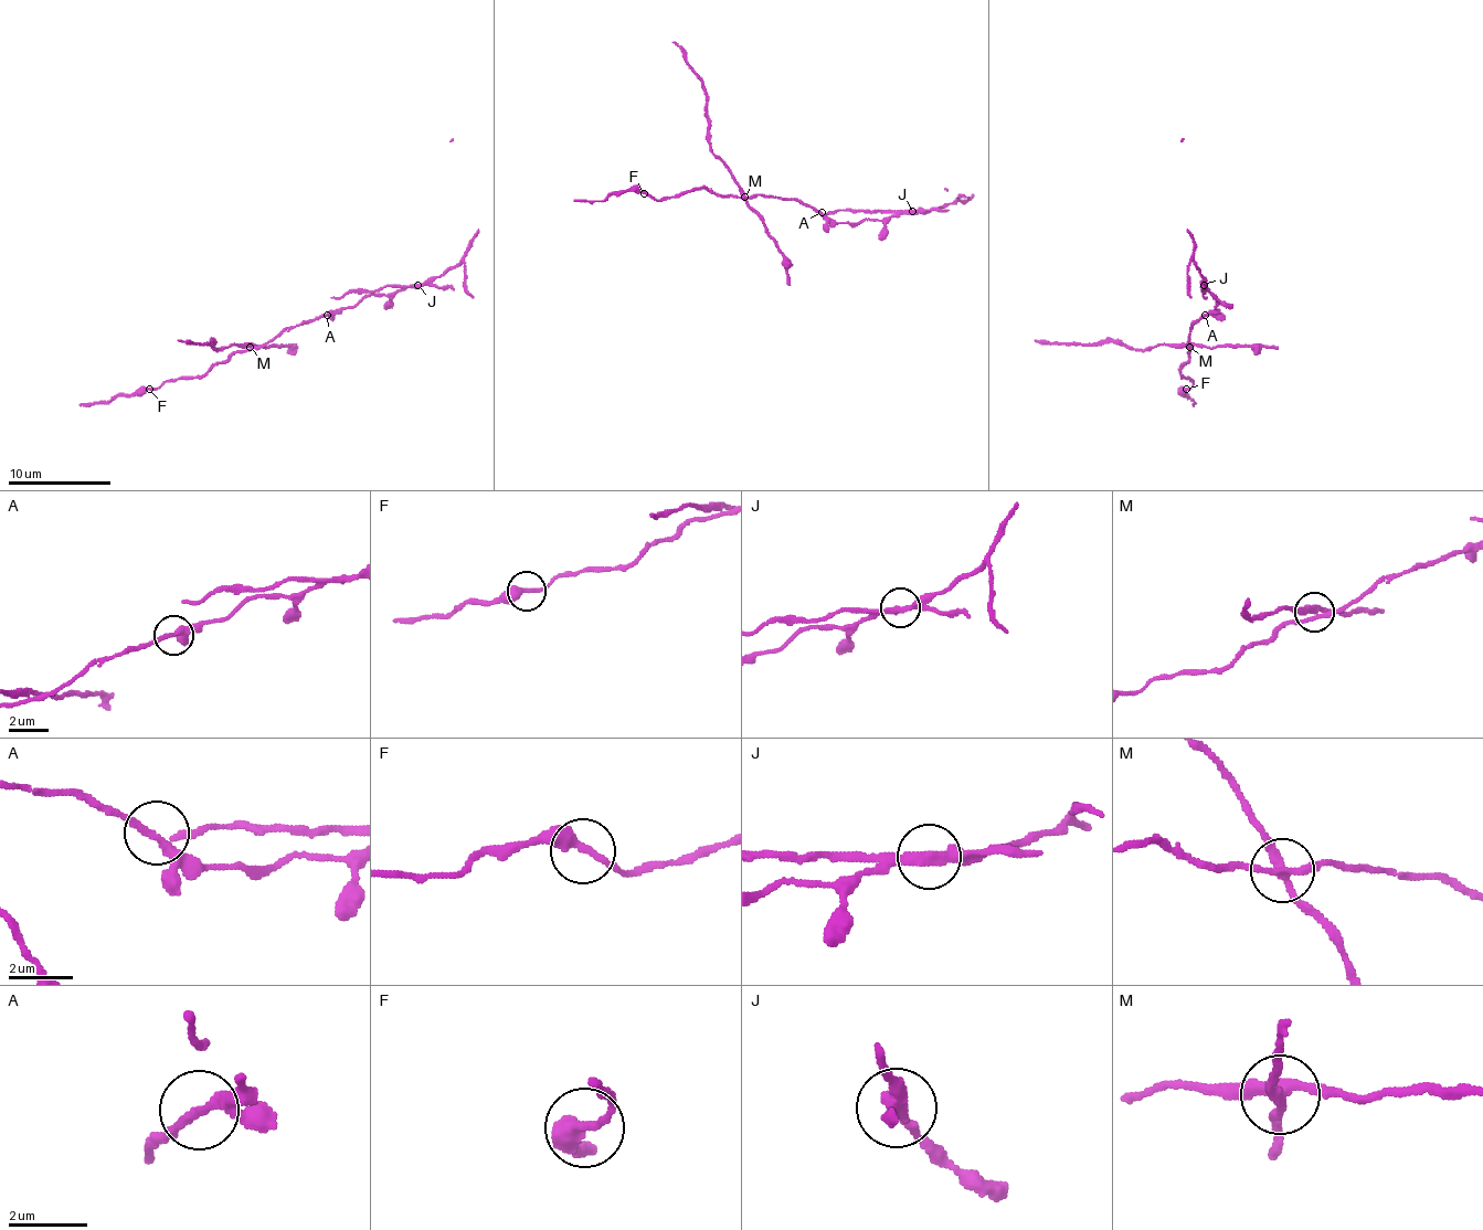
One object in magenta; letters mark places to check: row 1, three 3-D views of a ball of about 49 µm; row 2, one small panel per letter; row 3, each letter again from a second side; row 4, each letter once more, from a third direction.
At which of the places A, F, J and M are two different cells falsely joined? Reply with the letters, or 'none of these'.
J, M

